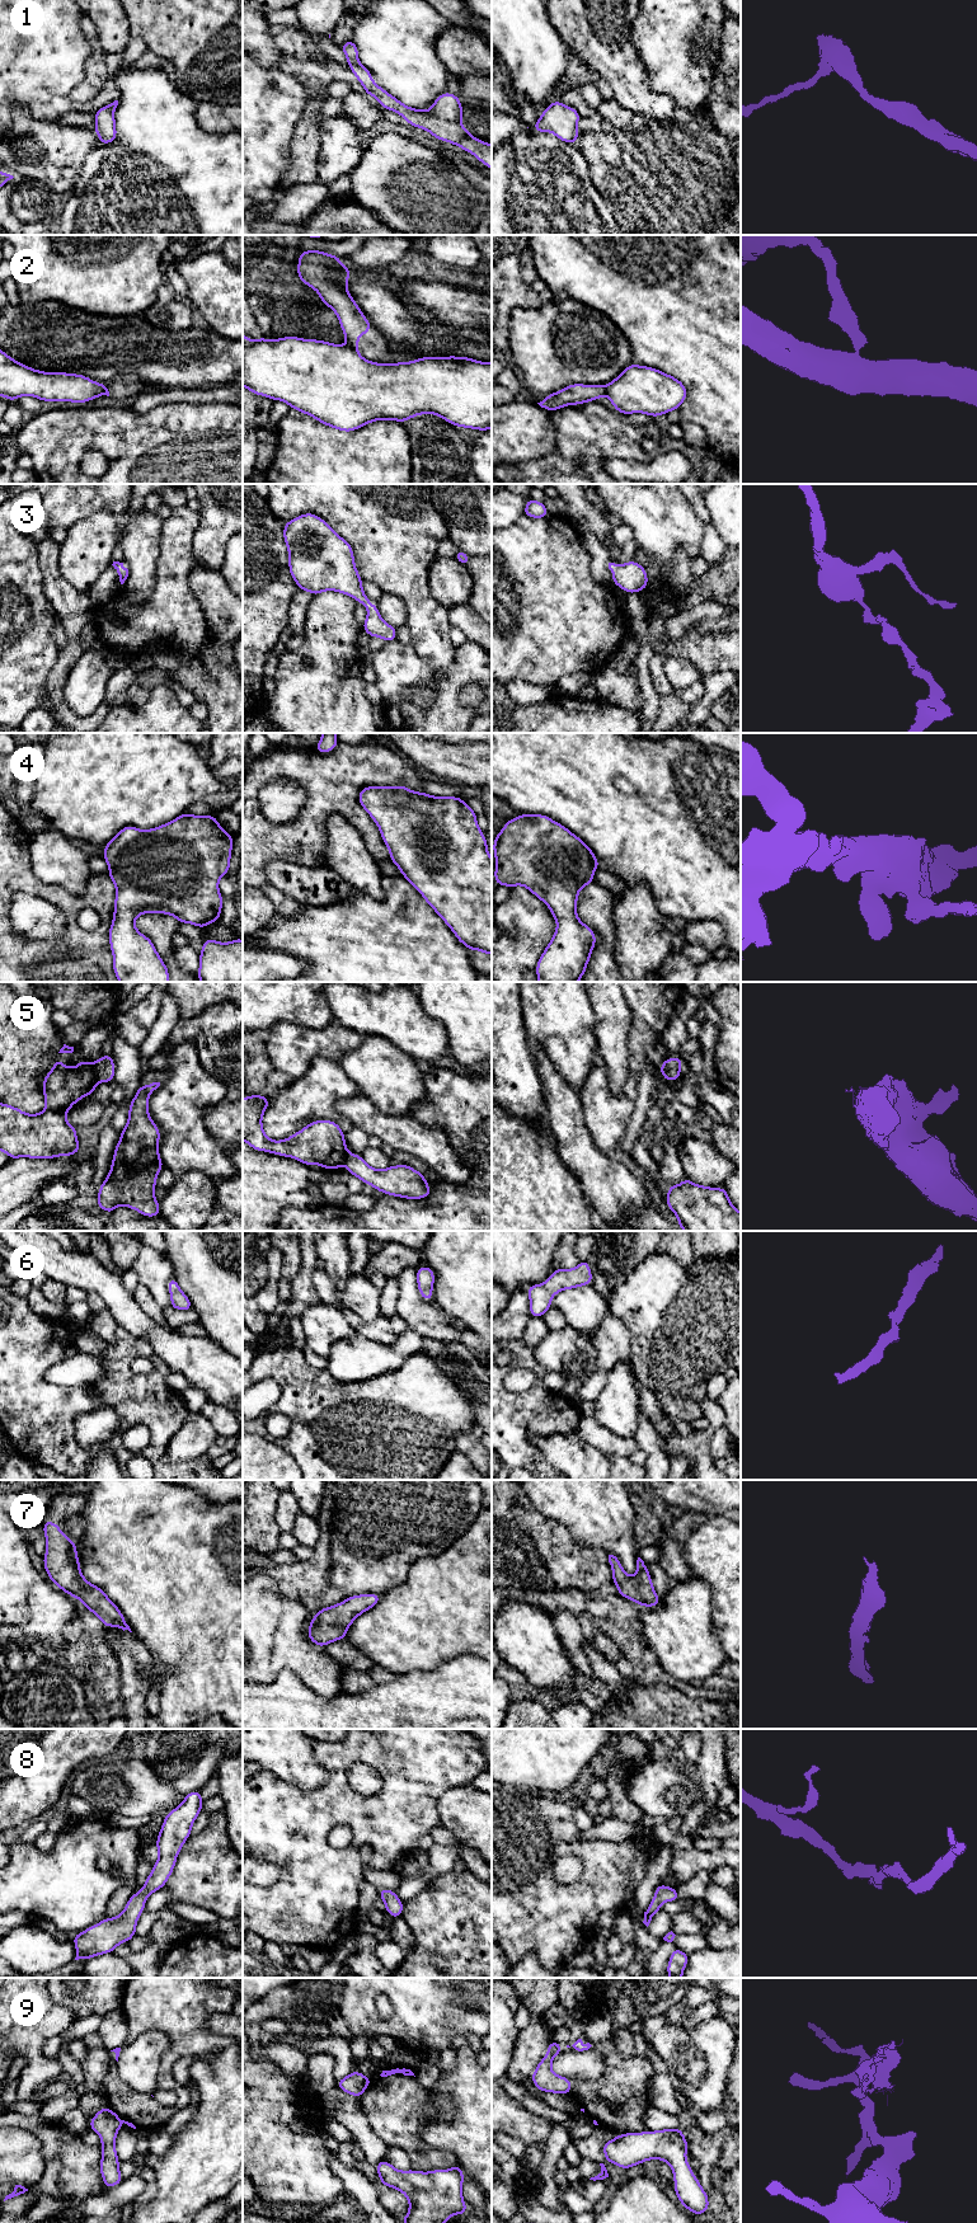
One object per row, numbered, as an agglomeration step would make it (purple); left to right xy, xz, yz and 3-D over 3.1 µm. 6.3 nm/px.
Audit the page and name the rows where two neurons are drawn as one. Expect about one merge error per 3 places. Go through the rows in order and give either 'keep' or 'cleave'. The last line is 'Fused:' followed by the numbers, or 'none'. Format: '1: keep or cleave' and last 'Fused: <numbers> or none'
1: keep
2: cleave
3: keep
4: keep
5: cleave
6: keep
7: keep
8: keep
9: cleave
Fused: 2, 5, 9

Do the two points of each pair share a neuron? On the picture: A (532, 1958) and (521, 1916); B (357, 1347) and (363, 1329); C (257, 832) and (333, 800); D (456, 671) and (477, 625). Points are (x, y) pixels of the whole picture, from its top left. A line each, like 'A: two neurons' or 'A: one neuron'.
A: two neurons
B: two neurons
C: one neuron
D: two neurons

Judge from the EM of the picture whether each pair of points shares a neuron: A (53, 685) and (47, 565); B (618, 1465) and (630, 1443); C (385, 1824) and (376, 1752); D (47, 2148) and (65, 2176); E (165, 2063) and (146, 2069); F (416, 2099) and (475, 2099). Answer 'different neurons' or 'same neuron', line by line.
A: same neuron
B: different neurons
C: same neuron
D: same neuron
E: different neurons
F: different neurons

